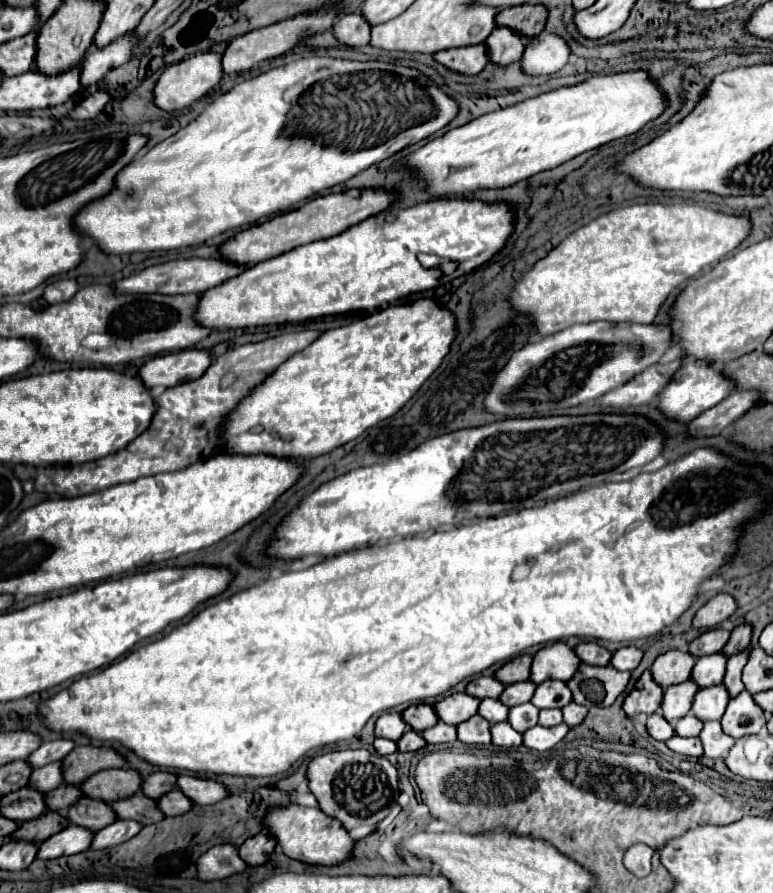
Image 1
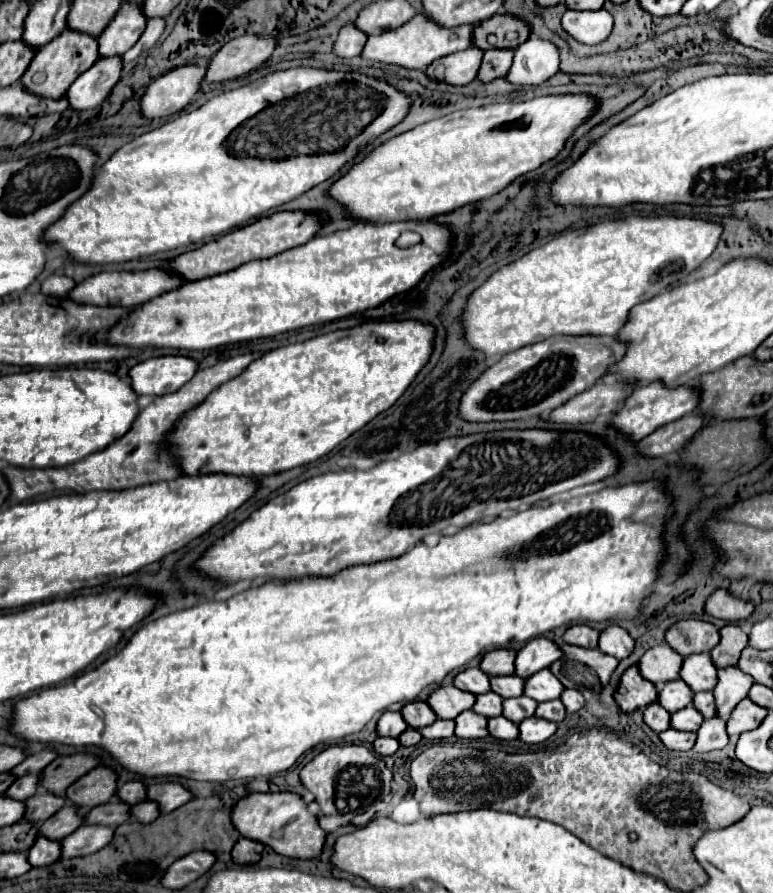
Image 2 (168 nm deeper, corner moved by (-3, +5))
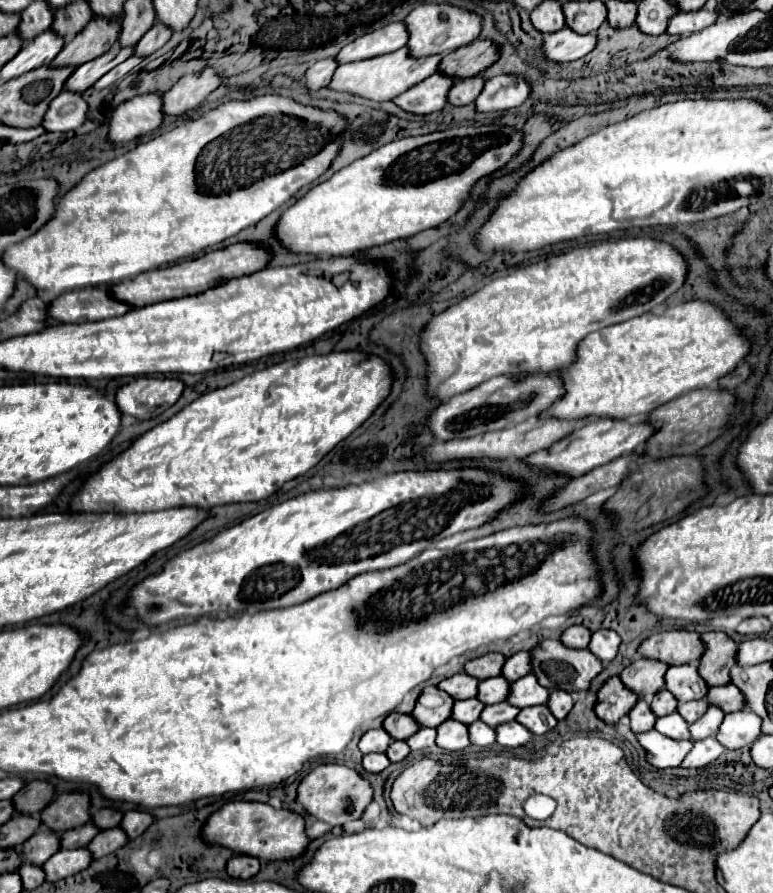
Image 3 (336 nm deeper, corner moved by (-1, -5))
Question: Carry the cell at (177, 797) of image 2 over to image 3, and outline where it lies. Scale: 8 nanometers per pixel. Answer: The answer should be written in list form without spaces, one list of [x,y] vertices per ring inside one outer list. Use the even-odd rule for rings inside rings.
[[[129,810],[125,812],[123,816],[123,822],[121,822],[121,828],[127,832],[129,840],[137,838],[139,834],[143,834],[151,824],[153,824],[153,814],[149,812],[143,812],[143,810]]]

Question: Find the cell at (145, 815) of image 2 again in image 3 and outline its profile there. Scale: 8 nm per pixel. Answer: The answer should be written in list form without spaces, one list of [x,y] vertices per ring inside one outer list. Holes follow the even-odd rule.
[[[121,826],[107,828],[107,830],[101,830],[97,834],[97,838],[93,838],[89,852],[93,854],[93,858],[101,858],[101,856],[107,856],[107,854],[123,848],[127,842],[129,842],[129,836],[125,834],[125,830]]]

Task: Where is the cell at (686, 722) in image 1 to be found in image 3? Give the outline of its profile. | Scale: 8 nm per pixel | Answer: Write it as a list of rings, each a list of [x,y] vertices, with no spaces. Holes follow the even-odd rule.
[[[673,712],[665,718],[657,718],[657,732],[673,738],[673,740],[691,740],[691,732],[689,732],[689,724],[685,722],[685,718],[679,712]]]

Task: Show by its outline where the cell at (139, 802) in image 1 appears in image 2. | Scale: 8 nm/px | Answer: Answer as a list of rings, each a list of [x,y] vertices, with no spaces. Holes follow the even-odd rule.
[[[111,800],[99,808],[91,808],[83,816],[83,824],[99,824],[99,826],[119,826],[121,822],[129,820],[129,806],[121,800]]]

